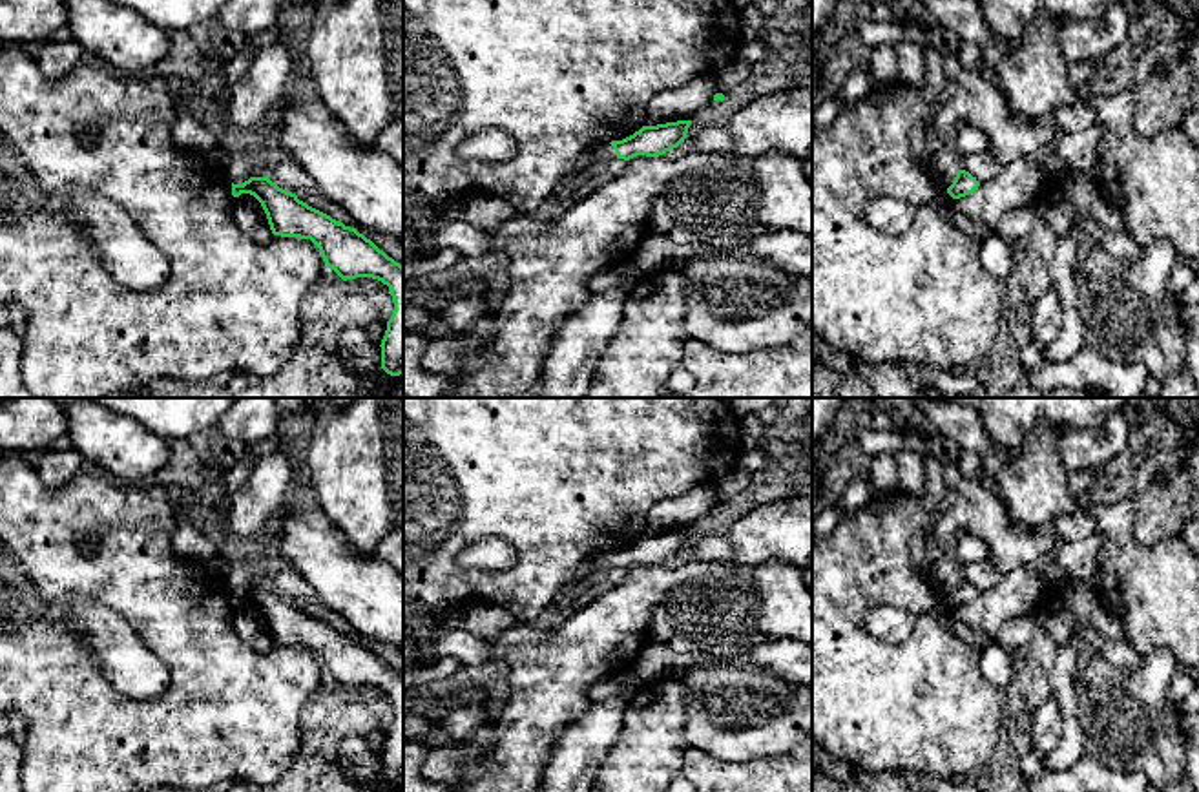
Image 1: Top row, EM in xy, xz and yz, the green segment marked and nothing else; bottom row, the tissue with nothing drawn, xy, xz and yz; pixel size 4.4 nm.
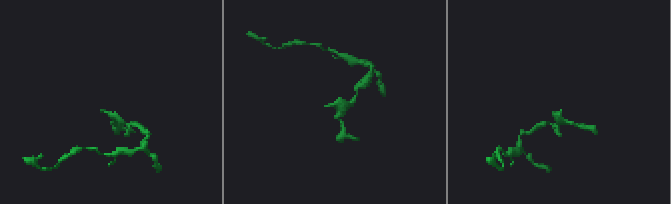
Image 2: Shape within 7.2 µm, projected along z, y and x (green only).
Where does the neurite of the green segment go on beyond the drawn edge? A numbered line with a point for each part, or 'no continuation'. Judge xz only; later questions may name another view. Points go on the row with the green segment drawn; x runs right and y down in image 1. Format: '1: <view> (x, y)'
1: xz (597, 157)

